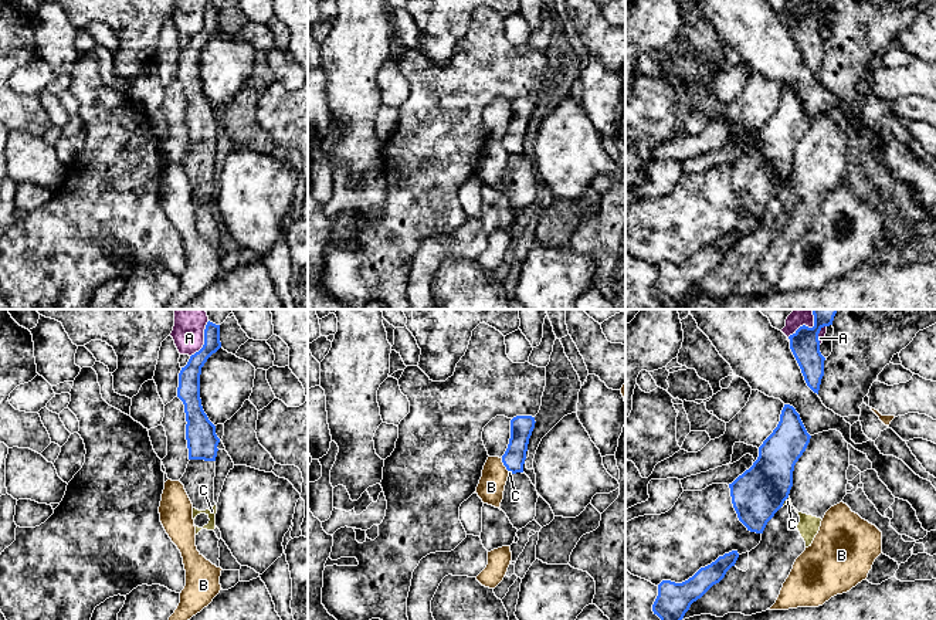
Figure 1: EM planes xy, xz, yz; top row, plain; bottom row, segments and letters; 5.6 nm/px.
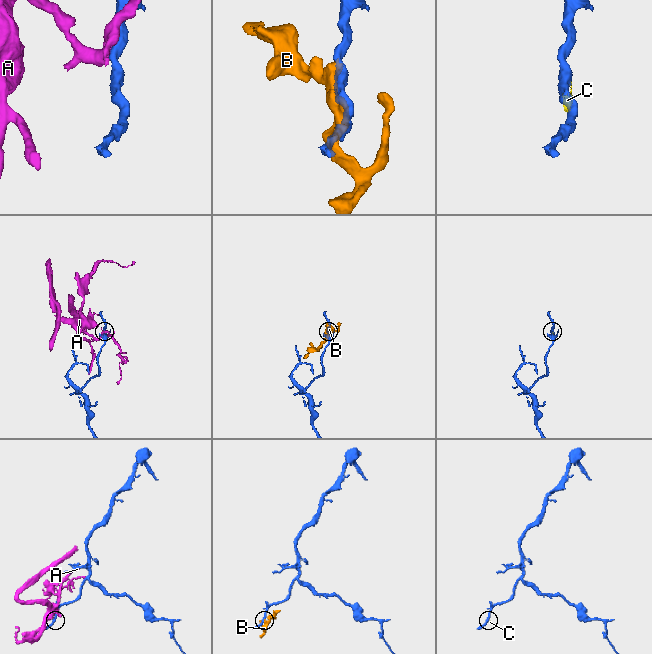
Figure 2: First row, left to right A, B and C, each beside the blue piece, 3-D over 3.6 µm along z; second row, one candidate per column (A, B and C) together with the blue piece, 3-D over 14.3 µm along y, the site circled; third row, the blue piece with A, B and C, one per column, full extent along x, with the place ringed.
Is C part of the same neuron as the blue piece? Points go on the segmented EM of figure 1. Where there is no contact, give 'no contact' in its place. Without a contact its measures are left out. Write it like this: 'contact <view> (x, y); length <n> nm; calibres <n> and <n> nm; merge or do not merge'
contact yz (783, 502); length 80 nm; calibres 300 and 30 nm; do not merge

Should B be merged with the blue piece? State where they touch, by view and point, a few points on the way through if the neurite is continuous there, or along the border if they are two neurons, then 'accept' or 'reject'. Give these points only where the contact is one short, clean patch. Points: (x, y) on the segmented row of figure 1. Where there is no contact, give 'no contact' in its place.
meets blue in xz at (504, 464); border along xz (501, 458), (509, 471); reject

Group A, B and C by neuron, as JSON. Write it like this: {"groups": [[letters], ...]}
{"groups": [["A"], ["B"], ["C"]]}

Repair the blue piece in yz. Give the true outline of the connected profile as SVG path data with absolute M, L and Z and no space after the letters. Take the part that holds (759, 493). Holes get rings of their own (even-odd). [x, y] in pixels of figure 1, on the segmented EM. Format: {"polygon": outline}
{"polygon": "M784 404L777 427L759 447L757 460L729 484L733 508L747 531L763 533L767 522L783 506L793 487L794 465L806 451L810 438L800 414L793 406Z"}

